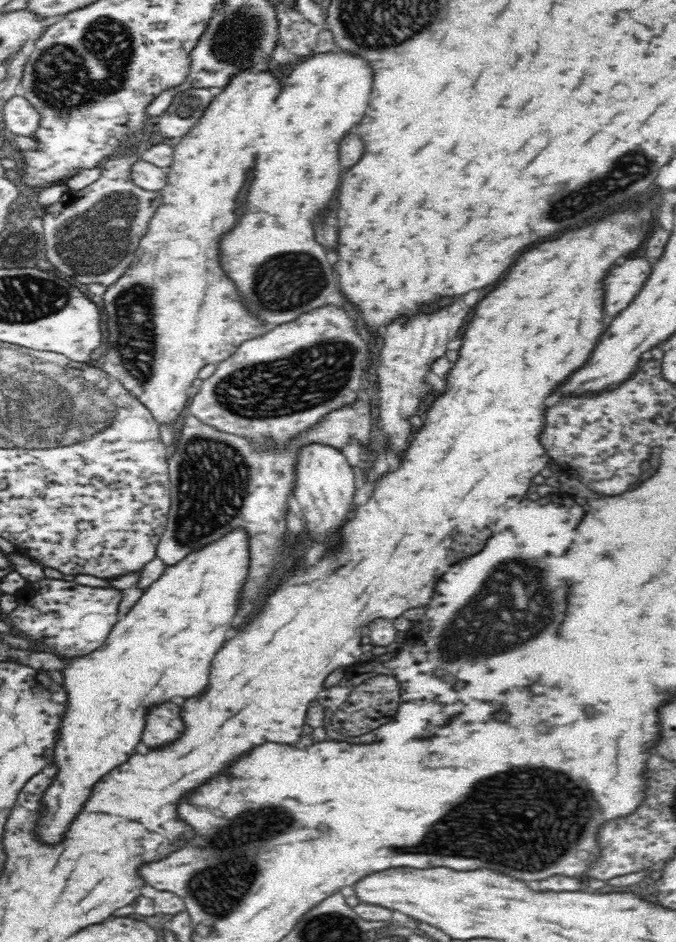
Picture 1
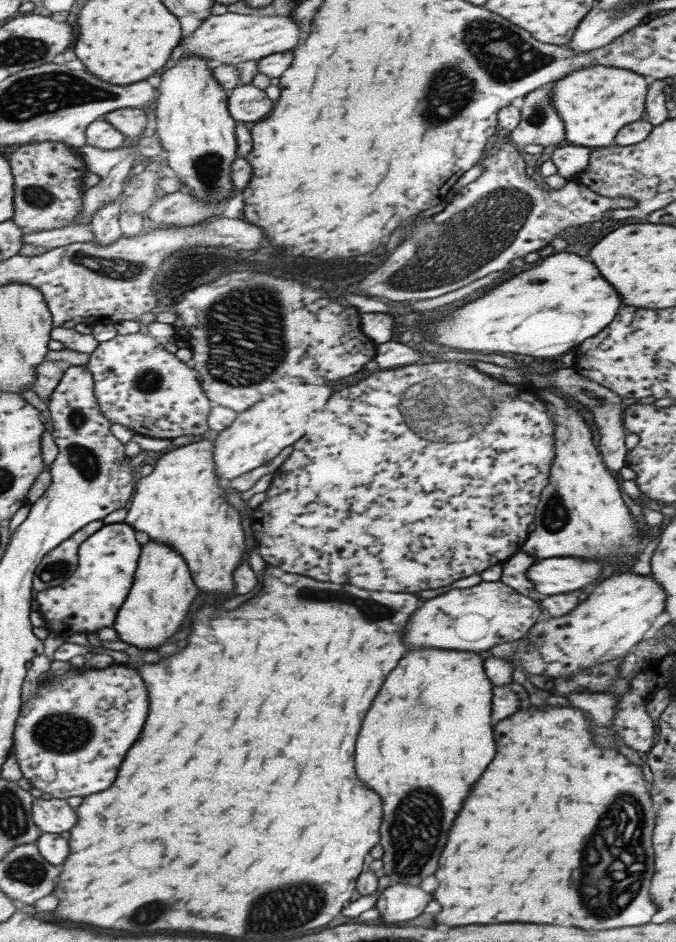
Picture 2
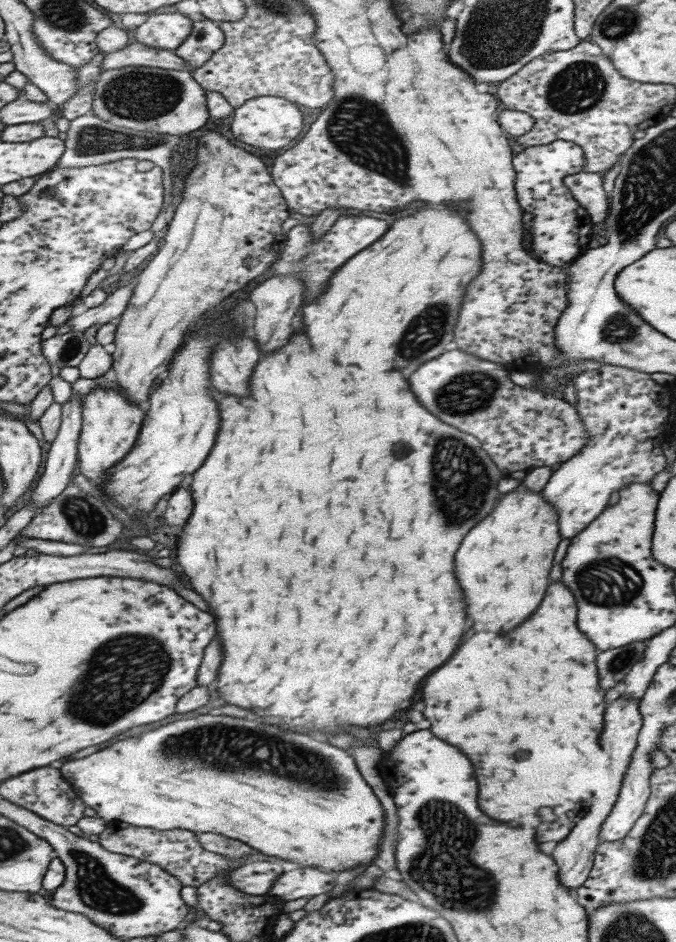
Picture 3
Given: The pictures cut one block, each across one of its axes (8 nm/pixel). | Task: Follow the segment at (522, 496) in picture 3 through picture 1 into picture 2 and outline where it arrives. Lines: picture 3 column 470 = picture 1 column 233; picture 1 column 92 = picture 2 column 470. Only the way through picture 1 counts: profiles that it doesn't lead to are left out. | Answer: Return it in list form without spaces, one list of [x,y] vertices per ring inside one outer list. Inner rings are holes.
[[[435,648],[409,650],[387,674],[371,708],[367,710],[355,740],[355,774],[383,800],[379,846],[383,848],[383,874],[389,878],[391,886],[415,886],[435,872],[437,860],[433,858],[441,854],[447,840],[445,834],[449,832],[463,798],[495,754],[489,716],[491,692],[493,684],[483,674],[483,658],[479,654]]]

